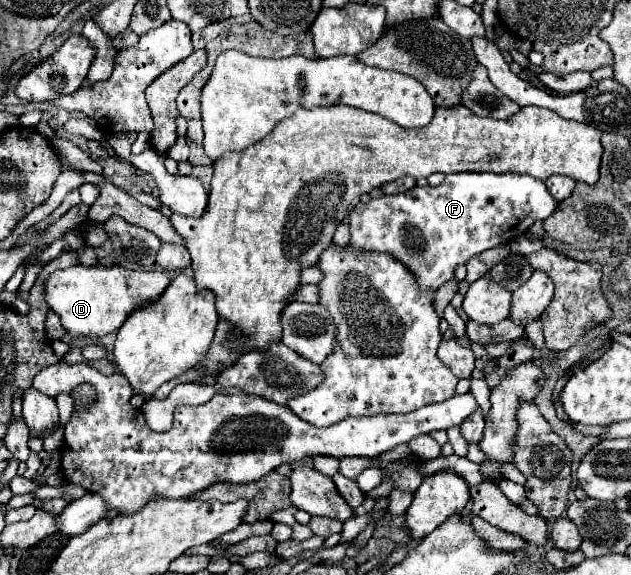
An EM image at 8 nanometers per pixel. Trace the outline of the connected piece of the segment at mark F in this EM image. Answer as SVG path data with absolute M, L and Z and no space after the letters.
M463 172L451 174L439 186L415 186L403 194L395 196L381 196L373 198L367 204L357 204L349 214L349 228L351 228L351 246L359 250L375 250L387 252L413 270L417 282L425 290L437 290L447 280L453 278L453 270L459 264L465 264L469 258L495 248L499 244L507 244L513 238L525 234L533 222L545 220L557 202L547 192L545 184L533 176L521 176L513 172L505 174L491 174L491 172Z

